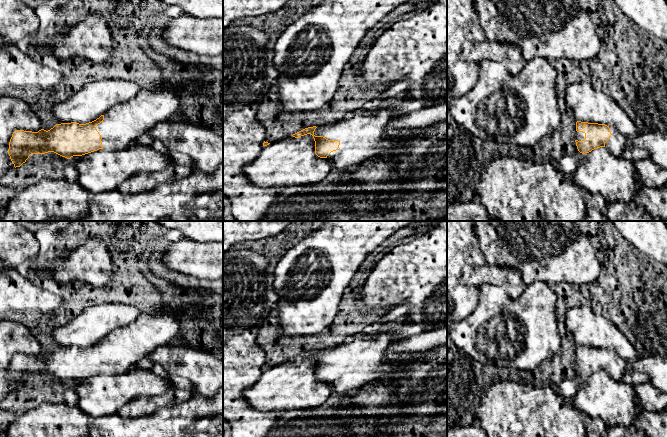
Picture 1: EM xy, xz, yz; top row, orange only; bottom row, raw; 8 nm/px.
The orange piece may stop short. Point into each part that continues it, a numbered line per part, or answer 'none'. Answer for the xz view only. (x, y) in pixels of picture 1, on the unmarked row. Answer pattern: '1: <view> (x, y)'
1: xz (362, 360)

